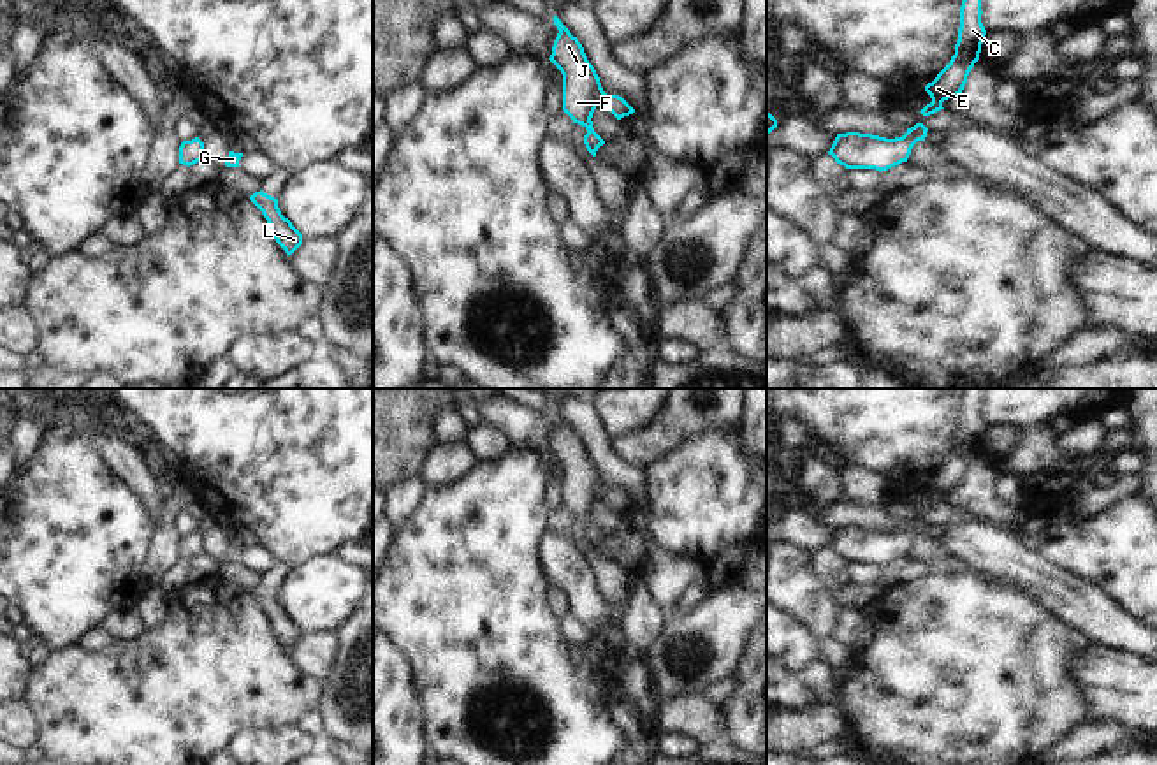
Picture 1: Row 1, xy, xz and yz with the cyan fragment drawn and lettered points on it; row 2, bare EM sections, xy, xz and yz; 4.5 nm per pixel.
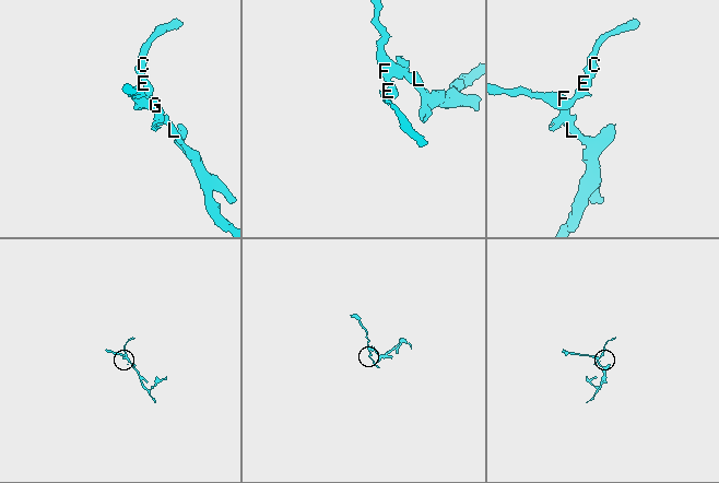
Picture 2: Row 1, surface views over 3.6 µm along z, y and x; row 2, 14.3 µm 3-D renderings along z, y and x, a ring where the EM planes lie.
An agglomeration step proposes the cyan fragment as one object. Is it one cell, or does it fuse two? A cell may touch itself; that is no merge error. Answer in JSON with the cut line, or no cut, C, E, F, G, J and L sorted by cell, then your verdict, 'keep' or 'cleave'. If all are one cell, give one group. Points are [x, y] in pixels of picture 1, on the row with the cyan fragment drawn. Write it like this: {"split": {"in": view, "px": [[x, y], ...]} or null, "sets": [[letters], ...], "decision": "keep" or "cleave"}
{"split": null, "sets": [["C", "E", "F", "G", "J", "L"]], "decision": "keep"}

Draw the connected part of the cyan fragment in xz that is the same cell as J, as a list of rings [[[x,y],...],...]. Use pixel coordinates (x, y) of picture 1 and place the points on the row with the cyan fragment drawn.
[[[557,16],[552,18],[559,33],[552,46],[550,62],[563,74],[563,111],[582,125],[587,134],[584,144],[587,151],[596,157],[605,141],[593,128],[593,113],[598,104],[607,107],[617,120],[629,116],[635,109],[619,95],[607,95],[601,88],[594,67],[589,63],[582,44],[561,23]]]

